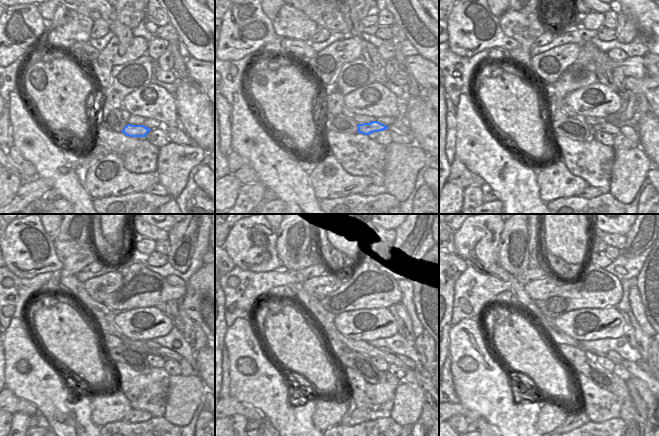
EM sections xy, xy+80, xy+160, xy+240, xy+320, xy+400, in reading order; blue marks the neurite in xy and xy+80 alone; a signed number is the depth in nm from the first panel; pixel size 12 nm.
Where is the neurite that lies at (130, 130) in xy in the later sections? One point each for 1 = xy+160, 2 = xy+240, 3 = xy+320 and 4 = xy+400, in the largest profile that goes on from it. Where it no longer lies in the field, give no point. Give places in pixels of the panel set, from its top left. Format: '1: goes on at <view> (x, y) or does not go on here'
1: goes on at xy+160 (607, 127)
2: goes on at xy+240 (167, 354)
3: goes on at xy+320 (410, 363)
4: goes on at xy+400 (642, 364)

